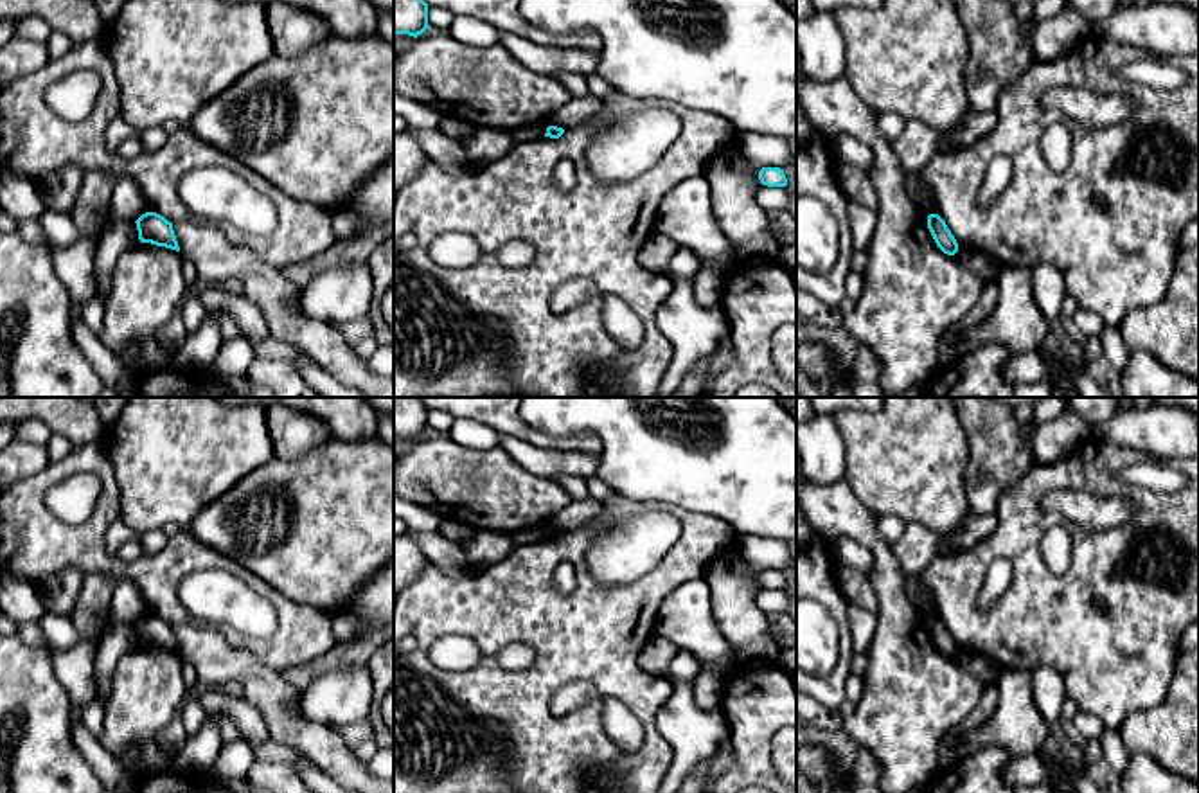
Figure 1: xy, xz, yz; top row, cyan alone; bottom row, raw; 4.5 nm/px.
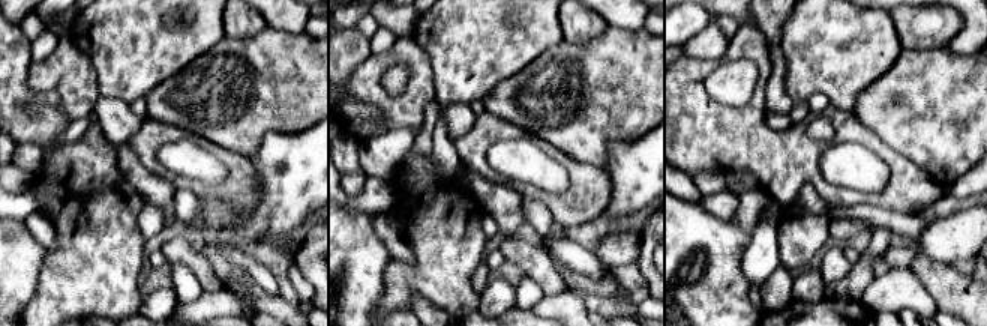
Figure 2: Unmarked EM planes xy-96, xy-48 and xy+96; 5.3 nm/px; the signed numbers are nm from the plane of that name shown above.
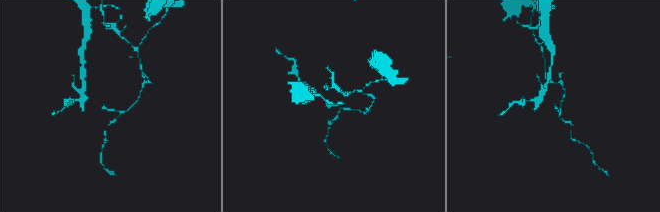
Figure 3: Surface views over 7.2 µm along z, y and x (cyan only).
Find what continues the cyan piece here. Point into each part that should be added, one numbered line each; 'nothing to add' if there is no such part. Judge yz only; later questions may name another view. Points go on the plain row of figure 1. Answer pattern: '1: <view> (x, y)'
nothing to add

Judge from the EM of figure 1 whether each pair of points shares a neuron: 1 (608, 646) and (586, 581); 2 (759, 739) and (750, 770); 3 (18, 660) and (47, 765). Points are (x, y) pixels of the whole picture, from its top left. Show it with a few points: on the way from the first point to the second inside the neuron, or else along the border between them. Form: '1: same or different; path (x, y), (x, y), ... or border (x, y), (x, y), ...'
1: same; path (592, 630), (588, 597)
2: same; path (752, 747), (752, 763)
3: same; path (18, 686), (18, 698), (31, 716), (31, 739)

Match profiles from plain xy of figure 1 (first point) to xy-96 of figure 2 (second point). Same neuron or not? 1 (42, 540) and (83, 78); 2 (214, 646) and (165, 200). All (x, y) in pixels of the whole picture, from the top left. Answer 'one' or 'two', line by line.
1: one
2: one

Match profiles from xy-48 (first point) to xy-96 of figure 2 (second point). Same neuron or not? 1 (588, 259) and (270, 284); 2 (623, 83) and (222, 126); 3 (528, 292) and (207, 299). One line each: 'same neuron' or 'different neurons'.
1: same neuron
2: same neuron
3: different neurons

